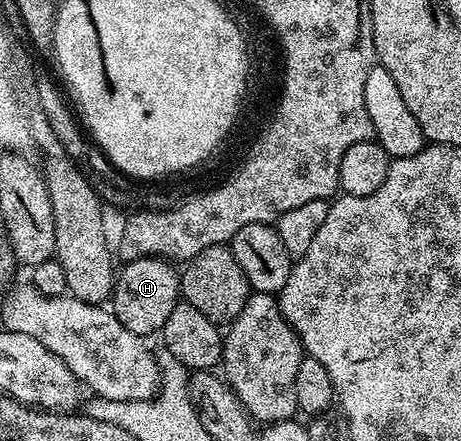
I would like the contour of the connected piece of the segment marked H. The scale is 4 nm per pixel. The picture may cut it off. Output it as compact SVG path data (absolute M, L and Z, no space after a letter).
M137 258L121 267L114 284L112 311L128 331L141 336L157 335L164 328L172 308L180 300L180 274L167 259Z

